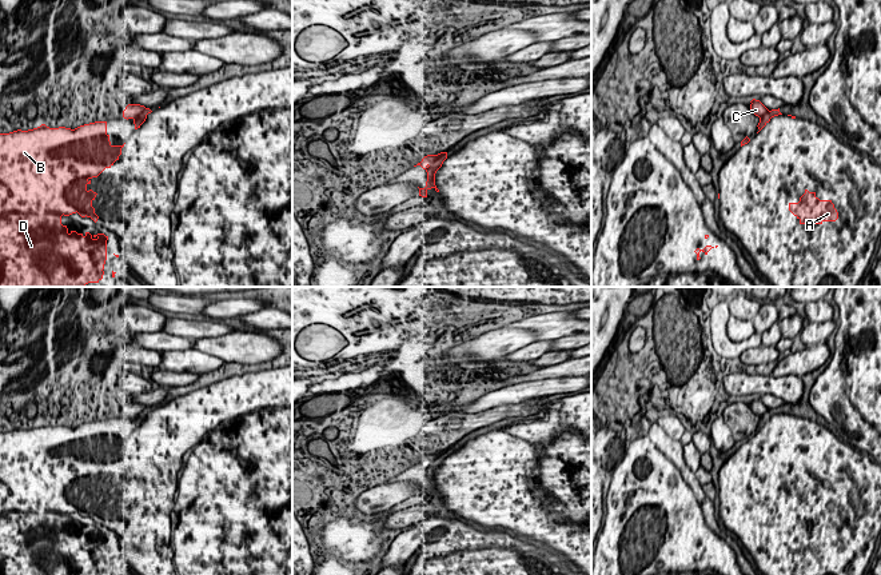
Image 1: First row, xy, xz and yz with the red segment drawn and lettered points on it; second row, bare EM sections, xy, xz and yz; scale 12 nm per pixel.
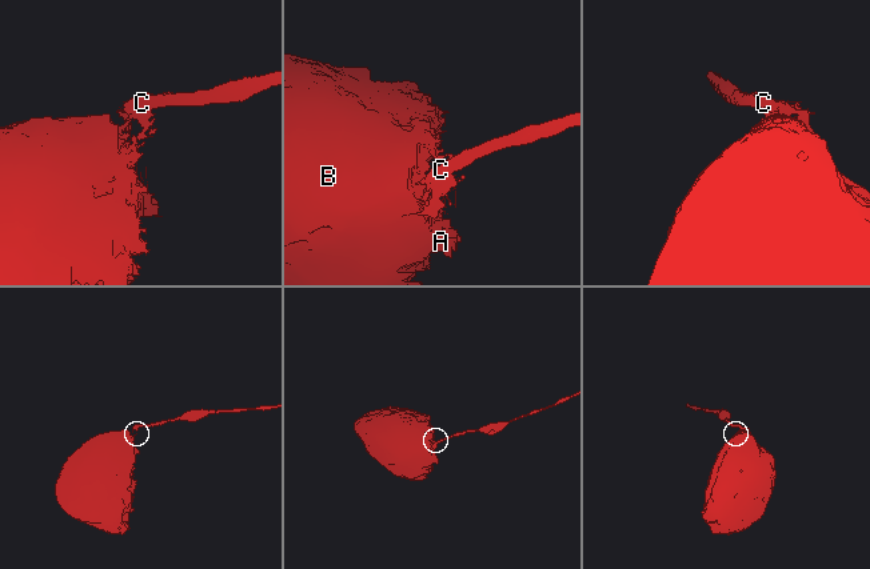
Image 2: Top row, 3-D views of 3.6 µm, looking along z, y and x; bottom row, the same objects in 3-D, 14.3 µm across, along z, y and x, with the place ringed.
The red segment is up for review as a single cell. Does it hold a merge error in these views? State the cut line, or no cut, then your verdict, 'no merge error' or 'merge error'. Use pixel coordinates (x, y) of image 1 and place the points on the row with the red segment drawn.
cut in xz along (443, 152), (429, 163), (421, 162); merge error

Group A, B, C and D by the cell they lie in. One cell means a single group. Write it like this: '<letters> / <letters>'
A B D / C

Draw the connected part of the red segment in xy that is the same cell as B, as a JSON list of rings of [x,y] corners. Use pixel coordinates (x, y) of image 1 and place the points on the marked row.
[[[107,121],[89,123],[75,129],[41,124],[28,131],[0,133],[0,287],[85,287],[103,279],[108,236],[69,232],[61,224],[61,216],[77,212],[81,217],[97,221],[99,216],[92,207],[97,193],[88,191],[87,185],[92,177],[97,177],[119,160],[123,147],[124,144],[111,144]]]

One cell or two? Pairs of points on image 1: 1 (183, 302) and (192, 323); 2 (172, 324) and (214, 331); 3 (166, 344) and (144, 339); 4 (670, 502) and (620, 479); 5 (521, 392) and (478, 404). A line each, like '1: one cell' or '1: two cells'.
1: two cells
2: one cell
3: one cell
4: one cell
5: one cell

